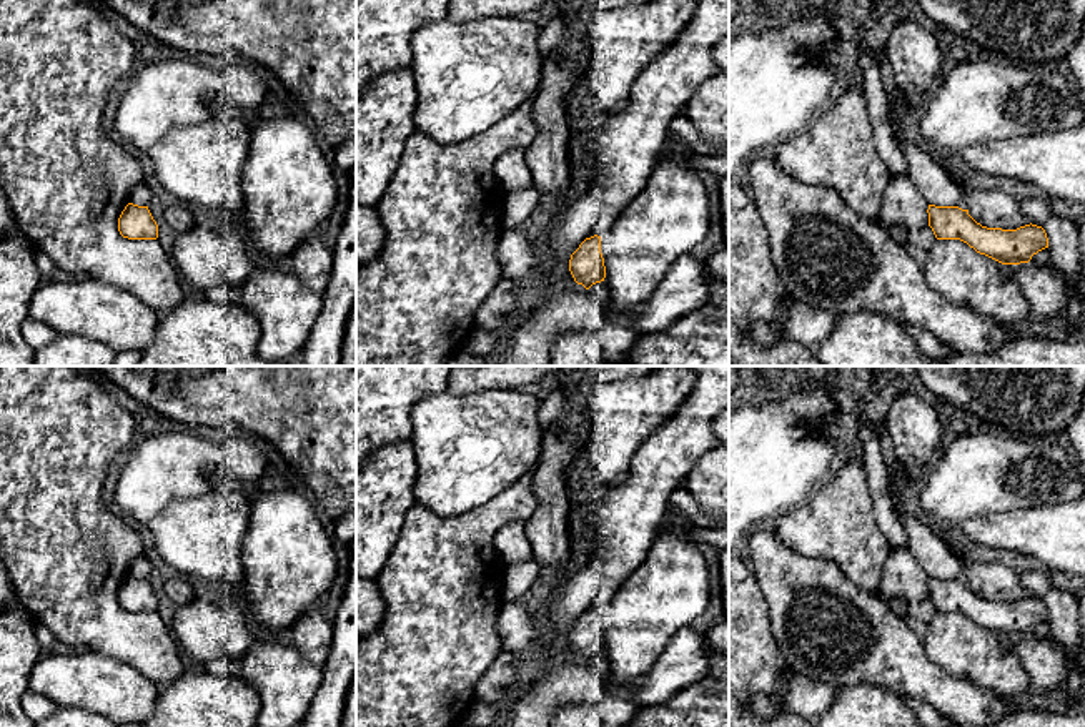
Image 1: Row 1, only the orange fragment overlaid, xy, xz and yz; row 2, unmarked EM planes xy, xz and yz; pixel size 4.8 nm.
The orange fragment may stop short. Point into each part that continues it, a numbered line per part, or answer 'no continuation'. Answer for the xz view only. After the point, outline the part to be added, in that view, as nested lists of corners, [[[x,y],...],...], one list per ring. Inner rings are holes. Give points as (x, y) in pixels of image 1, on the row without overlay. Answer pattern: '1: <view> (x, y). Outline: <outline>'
1: xz (599, 662). Outline: [[[606,654],[596,655],[587,662],[591,667],[594,667],[599,674],[602,674],[604,677],[607,675],[609,670],[609,660],[606,657]]]

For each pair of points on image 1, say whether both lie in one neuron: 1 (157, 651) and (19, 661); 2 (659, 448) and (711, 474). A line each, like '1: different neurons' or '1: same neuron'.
1: different neurons
2: different neurons

